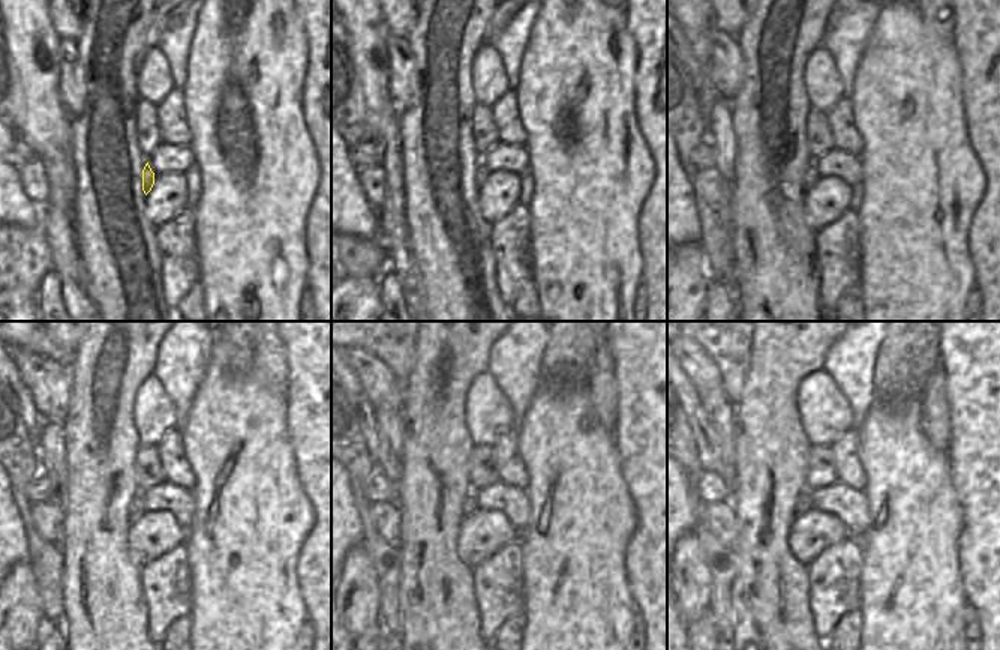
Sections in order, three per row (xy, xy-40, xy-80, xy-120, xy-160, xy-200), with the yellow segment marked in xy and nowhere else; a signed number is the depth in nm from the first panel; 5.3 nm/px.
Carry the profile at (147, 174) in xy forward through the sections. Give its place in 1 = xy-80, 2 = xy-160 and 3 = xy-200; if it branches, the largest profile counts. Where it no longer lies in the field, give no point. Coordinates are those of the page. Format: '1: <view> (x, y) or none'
1: xy-80 (811, 176)
2: xy-160 (470, 506)
3: xy-200 (804, 505)

